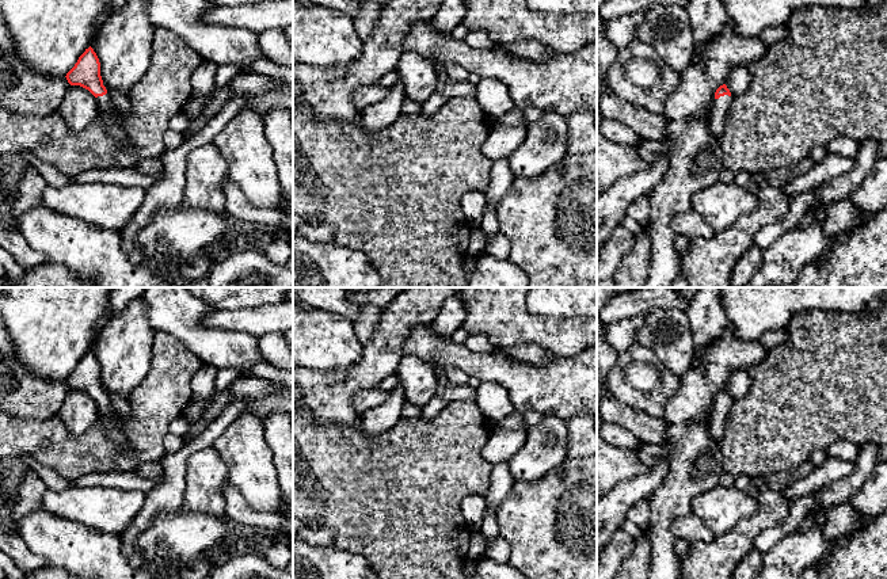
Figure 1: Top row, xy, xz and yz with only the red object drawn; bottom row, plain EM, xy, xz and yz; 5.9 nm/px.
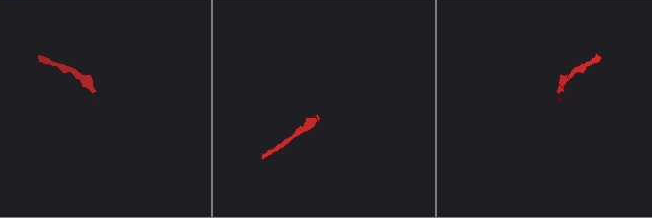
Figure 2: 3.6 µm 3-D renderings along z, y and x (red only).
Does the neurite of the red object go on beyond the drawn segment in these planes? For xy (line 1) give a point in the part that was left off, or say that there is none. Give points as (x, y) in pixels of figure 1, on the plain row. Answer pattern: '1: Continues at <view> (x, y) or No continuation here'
1: Continues at xy (113, 427)

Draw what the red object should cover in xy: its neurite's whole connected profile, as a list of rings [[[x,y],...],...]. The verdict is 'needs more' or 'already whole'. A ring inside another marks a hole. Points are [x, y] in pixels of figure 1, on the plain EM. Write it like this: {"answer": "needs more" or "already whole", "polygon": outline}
{"answer": "needs more", "polygon": [[[91,350],[79,361],[77,366],[65,381],[71,389],[80,389],[96,401],[98,412],[106,426],[109,438],[125,452],[132,452],[133,447],[126,439],[126,435],[122,431],[122,424],[115,418],[117,414],[114,407],[103,389],[100,366]]]}

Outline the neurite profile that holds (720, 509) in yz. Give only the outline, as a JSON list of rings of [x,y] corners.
[[[722,484],[700,494],[692,502],[692,515],[700,518],[715,536],[727,533],[758,510],[758,502],[745,491]]]

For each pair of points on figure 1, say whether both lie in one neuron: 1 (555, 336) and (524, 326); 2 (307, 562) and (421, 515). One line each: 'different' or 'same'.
1: same
2: different

